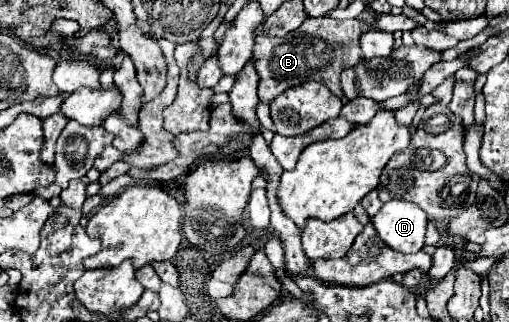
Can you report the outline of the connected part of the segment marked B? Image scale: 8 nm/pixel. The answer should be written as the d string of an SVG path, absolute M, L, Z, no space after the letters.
M323 17L323 19L307 19L299 29L287 33L285 37L269 37L269 35L255 37L253 63L257 73L261 75L259 101L271 103L285 89L297 87L307 81L319 81L327 85L329 91L341 99L343 97L341 71L355 67L357 63L363 61L359 37L369 29L371 29L369 23L357 19L337 21L331 17Z

